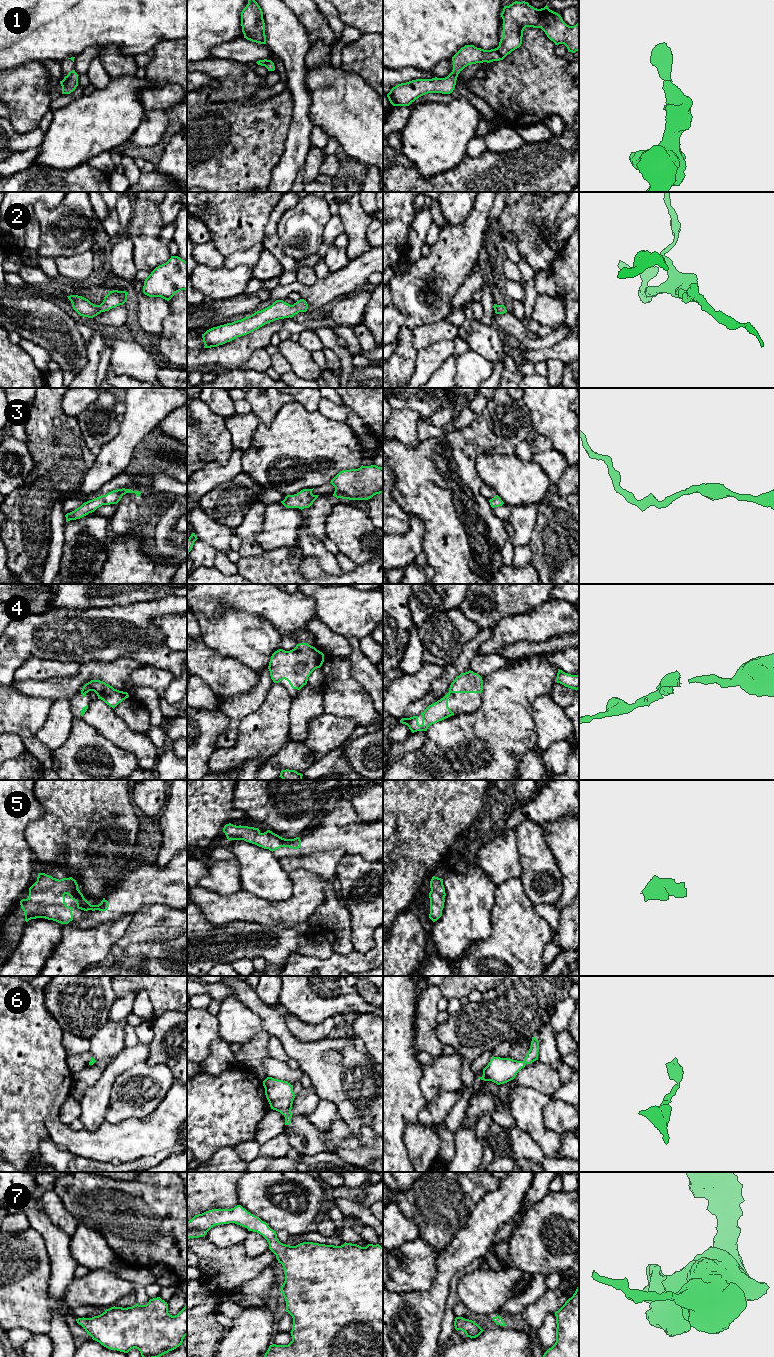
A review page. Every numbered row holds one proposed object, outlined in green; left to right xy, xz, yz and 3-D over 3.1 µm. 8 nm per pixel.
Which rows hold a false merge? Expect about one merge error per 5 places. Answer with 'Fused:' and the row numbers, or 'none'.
Fused: none

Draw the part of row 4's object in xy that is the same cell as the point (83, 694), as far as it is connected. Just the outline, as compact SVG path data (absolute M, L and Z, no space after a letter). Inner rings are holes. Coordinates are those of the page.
M91 680L86 683L81 690L82 696L85 697L89 691L94 691L97 694L98 699L103 700L113 709L129 697L127 692L114 689L112 686L100 680Z

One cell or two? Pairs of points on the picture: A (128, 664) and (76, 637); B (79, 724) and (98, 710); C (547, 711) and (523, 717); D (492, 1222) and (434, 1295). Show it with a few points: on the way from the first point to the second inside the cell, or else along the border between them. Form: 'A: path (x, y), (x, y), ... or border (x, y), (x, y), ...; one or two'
A: border (94, 660), (130, 657), (140, 663); two
B: border (82, 717), (102, 735); two
C: border (543, 694), (532, 703), (532, 717), (538, 738); two
D: path (474, 1240), (445, 1269), (443, 1277); one

